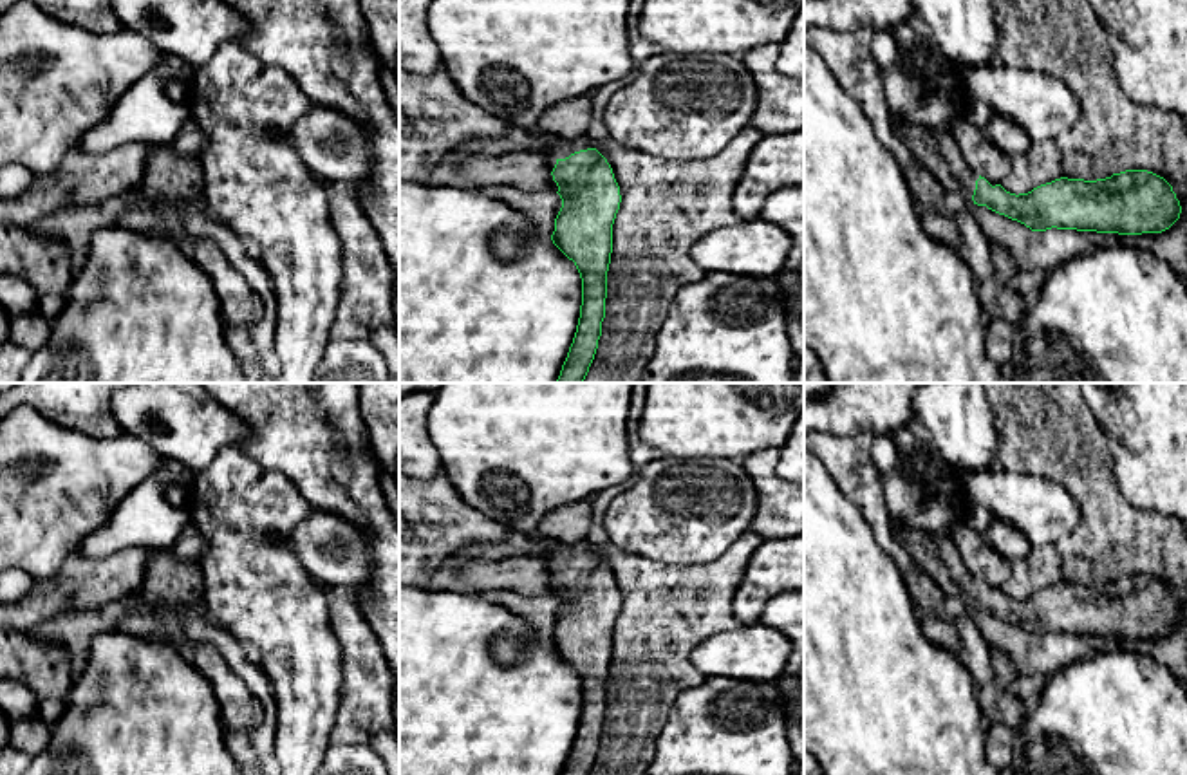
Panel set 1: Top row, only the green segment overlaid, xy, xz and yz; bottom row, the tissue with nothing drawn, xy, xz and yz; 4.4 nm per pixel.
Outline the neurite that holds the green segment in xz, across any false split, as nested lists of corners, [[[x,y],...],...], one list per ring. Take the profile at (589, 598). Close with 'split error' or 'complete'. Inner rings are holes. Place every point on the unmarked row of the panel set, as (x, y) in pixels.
[[[596,533],[576,544],[547,544],[547,558],[556,564],[551,580],[562,603],[551,645],[582,683],[580,723],[562,775],[589,775],[605,723],[612,629],[622,600],[611,569],[596,555],[600,542]]]; split error

